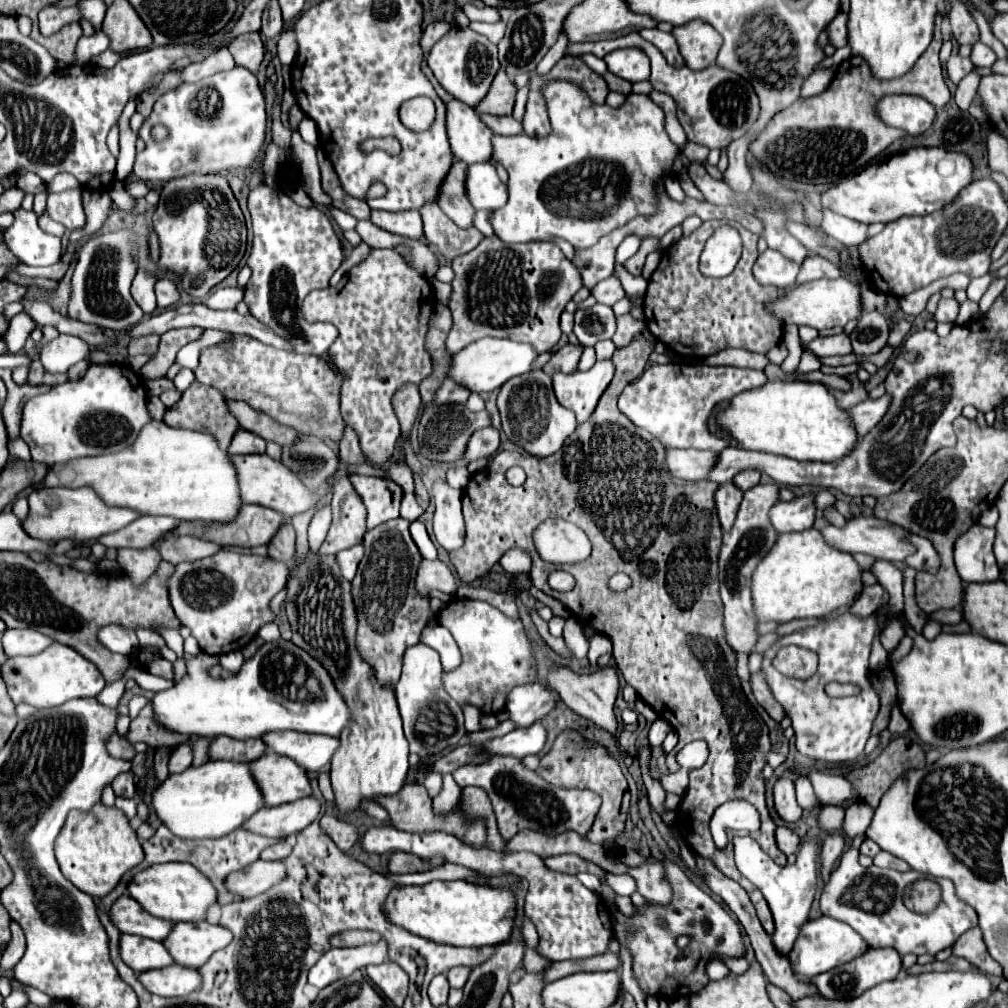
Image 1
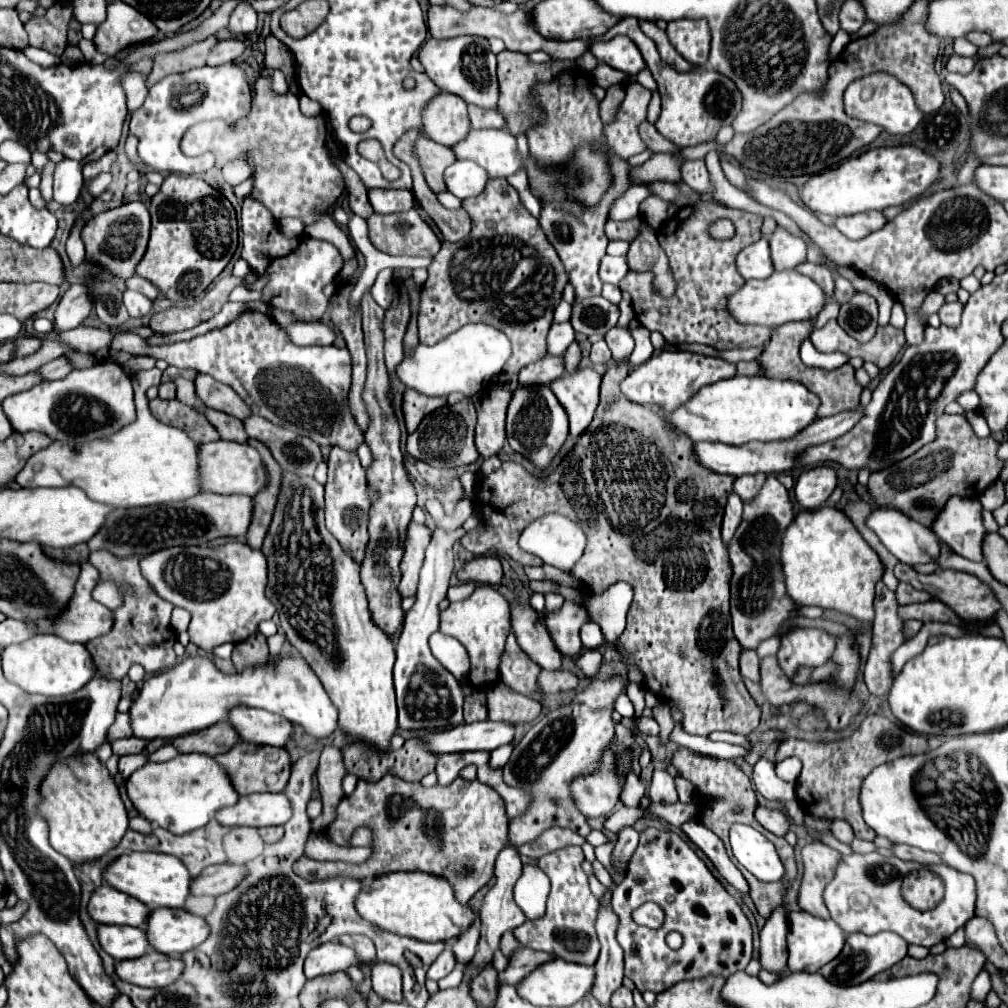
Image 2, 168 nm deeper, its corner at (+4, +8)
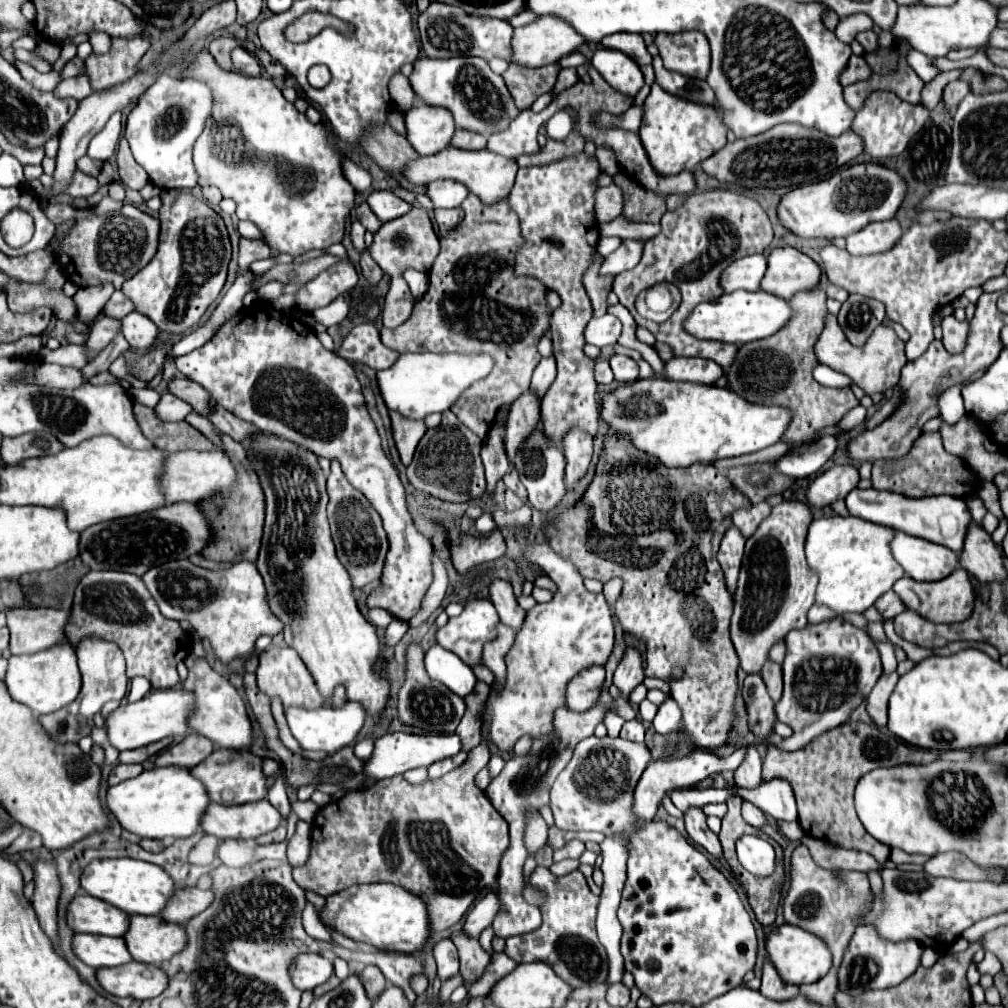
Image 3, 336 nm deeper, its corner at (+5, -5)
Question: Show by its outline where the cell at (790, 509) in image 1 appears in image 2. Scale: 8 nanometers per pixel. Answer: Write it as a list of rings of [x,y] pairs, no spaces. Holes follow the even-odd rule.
[[[823,464],[805,468],[795,484],[795,500],[809,510],[815,510],[827,502],[831,492],[837,486],[835,468]]]

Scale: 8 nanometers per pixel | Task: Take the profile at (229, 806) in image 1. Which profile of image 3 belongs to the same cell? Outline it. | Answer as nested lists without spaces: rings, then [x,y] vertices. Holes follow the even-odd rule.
[[[178,765],[156,767],[152,771],[144,771],[142,777],[134,777],[116,787],[110,787],[106,799],[110,813],[120,821],[126,831],[148,839],[192,837],[198,831],[210,803],[212,799],[206,787],[196,781],[190,769]]]

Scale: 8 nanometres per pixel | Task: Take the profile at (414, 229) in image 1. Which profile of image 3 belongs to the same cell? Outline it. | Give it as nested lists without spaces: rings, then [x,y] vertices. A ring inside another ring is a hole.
[[[374,191],[368,195],[366,203],[370,205],[370,209],[374,211],[374,215],[386,223],[392,219],[398,219],[402,215],[406,215],[412,205],[408,205],[406,201],[402,201],[400,197],[396,197],[392,191]]]

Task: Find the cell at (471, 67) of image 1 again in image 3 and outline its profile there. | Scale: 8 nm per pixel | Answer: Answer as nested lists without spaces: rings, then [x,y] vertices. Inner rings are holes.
[[[420,57],[414,63],[414,73],[410,77],[414,93],[434,107],[446,107],[452,111],[456,127],[472,129],[476,133],[490,135],[490,127],[496,123],[508,123],[520,111],[516,109],[504,81],[496,75],[488,63],[480,57],[452,57],[452,59],[430,59]]]

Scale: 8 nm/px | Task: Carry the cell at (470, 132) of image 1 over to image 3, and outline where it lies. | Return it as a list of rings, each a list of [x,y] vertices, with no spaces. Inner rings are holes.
[[[416,105],[404,113],[404,119],[408,131],[406,137],[420,155],[436,155],[442,149],[450,147],[456,123],[448,109]]]

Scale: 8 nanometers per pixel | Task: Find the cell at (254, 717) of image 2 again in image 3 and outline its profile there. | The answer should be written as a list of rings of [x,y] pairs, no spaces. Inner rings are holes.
[[[190,654],[185,664],[188,668],[188,679],[184,681],[186,689],[192,689],[196,693],[196,717],[192,717],[192,729],[204,737],[208,737],[216,747],[220,749],[234,749],[234,751],[248,751],[256,737],[252,731],[250,717],[246,713],[246,705],[238,691],[204,659],[197,658]]]

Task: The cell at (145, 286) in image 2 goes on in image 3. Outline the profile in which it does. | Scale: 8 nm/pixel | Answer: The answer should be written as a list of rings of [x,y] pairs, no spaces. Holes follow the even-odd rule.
[[[114,291],[112,297],[108,299],[104,311],[106,311],[106,315],[110,315],[110,317],[122,319],[122,317],[126,317],[128,313],[134,311],[134,303],[132,303],[128,297],[124,297],[122,291]]]

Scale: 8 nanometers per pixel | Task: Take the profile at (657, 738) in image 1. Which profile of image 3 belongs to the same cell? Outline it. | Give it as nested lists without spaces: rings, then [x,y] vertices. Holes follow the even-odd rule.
[[[632,719],[632,721],[626,721],[622,731],[620,731],[620,737],[622,739],[628,739],[628,741],[644,741],[644,725],[642,721],[638,719]]]

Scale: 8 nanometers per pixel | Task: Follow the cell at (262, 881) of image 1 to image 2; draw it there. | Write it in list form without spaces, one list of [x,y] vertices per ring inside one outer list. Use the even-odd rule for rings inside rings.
[[[217,864],[217,866],[207,866],[201,876],[193,878],[191,884],[191,894],[193,896],[221,896],[229,890],[233,890],[245,876],[243,866],[235,864]]]

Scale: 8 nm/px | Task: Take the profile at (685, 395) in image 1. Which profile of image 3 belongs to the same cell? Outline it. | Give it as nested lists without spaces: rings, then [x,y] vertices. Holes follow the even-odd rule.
[[[674,357],[664,365],[662,379],[668,381],[690,381],[700,385],[714,385],[724,371],[714,361],[702,361],[698,357]]]

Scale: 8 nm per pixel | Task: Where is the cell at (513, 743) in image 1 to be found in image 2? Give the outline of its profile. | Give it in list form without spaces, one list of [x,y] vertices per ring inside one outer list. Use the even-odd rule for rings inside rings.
[[[473,722],[449,728],[437,734],[423,734],[419,740],[433,754],[445,754],[465,751],[491,752],[513,740],[515,728],[505,722]]]

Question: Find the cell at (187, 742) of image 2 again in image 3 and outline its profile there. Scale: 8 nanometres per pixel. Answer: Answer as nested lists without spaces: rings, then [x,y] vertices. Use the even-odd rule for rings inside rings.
[[[190,733],[178,745],[166,749],[156,757],[156,765],[184,765],[188,769],[202,763],[214,751],[214,743],[198,733]]]

